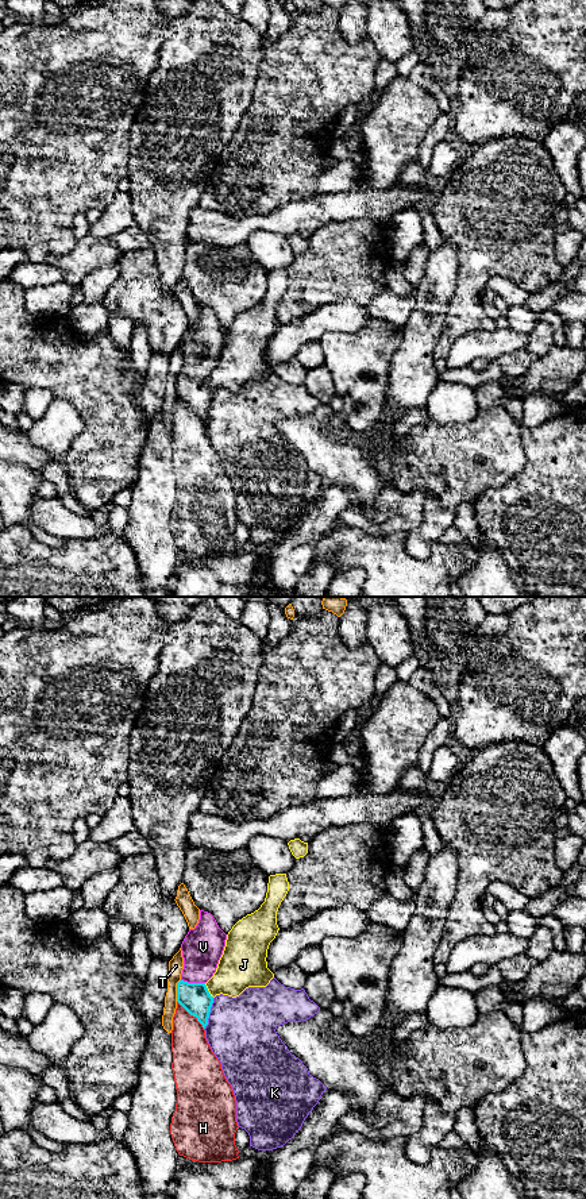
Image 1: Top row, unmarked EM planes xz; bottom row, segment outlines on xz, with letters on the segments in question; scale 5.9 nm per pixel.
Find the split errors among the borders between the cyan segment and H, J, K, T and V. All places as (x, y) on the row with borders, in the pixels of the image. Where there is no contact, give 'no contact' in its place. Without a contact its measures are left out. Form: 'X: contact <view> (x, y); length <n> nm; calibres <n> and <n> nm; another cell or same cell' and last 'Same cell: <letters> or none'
H: contact xz (192, 1014); length 240 nm; calibres 180 and 240 nm; another cell
J: contact xz (207, 990); length 110 nm; calibres 180 and 260 nm; another cell
K: contact xz (208, 1014); length 200 nm; calibres 180 and 400 nm; another cell
T: contact xz (177, 990); length 140 nm; calibres 180 and 90 nm; another cell
V: contact xz (193, 983); length 150 nm; calibres 180 and 240 nm; same cell
Same cell: V

